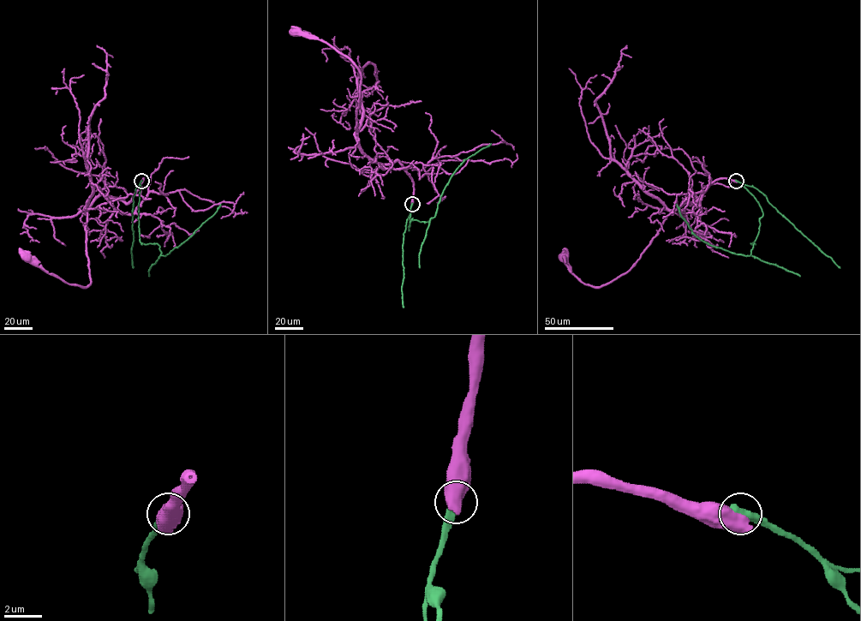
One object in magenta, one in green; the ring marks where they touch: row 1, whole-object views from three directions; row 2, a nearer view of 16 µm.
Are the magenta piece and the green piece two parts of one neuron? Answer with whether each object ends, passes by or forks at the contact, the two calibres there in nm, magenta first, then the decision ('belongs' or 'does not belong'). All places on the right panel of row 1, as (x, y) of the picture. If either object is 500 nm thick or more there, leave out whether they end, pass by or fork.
750/500 nm | does not belong

